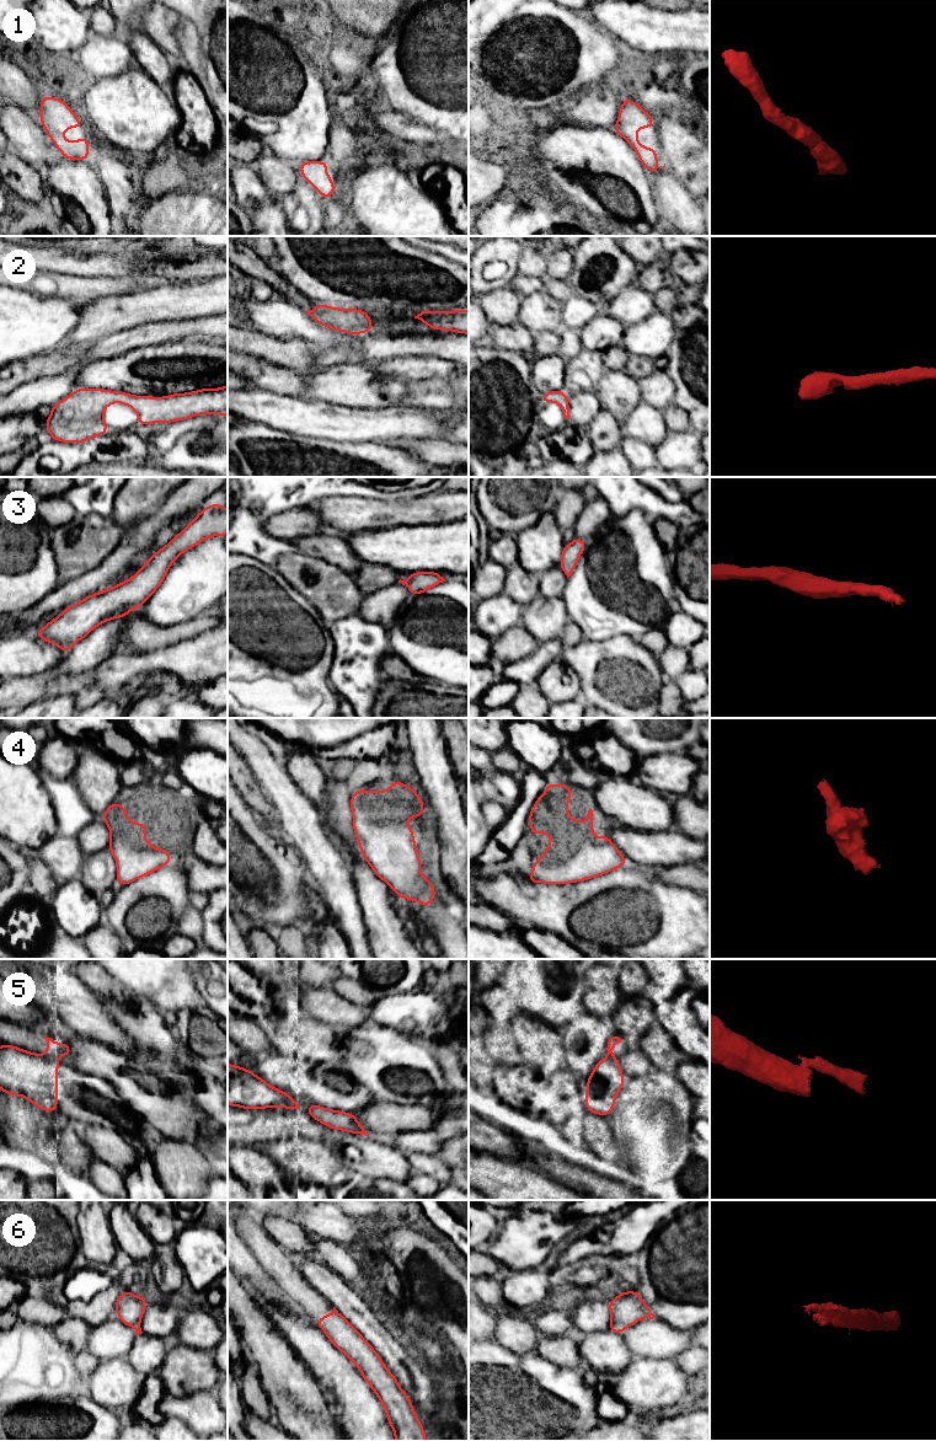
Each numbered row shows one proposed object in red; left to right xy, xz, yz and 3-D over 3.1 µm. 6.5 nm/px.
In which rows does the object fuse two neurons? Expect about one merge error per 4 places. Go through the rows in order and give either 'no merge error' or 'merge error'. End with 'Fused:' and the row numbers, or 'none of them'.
1: no merge error
2: no merge error
3: no merge error
4: no merge error
5: merge error
6: no merge error
Fused: 5

